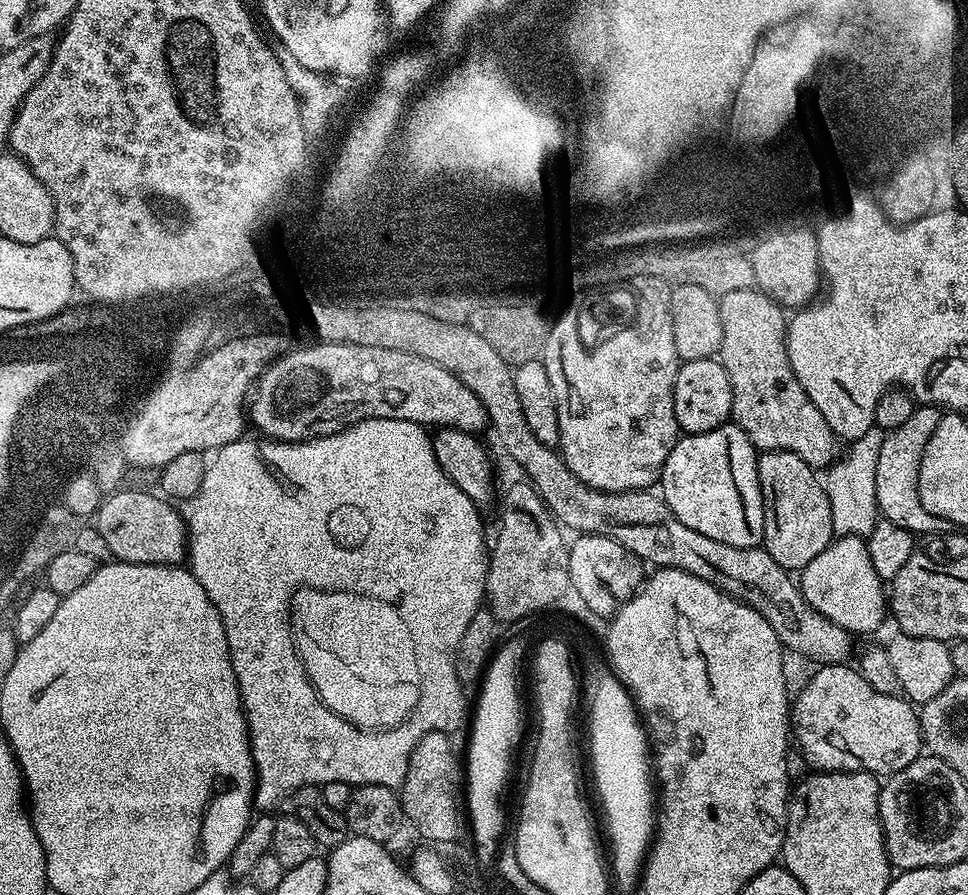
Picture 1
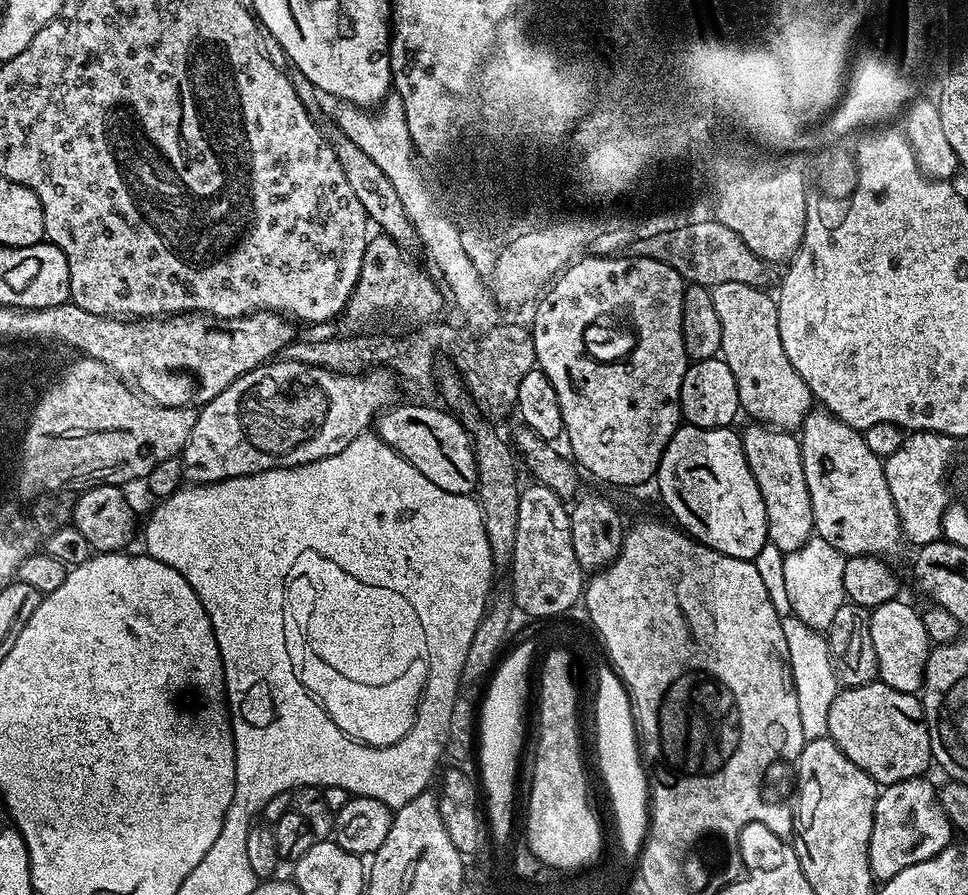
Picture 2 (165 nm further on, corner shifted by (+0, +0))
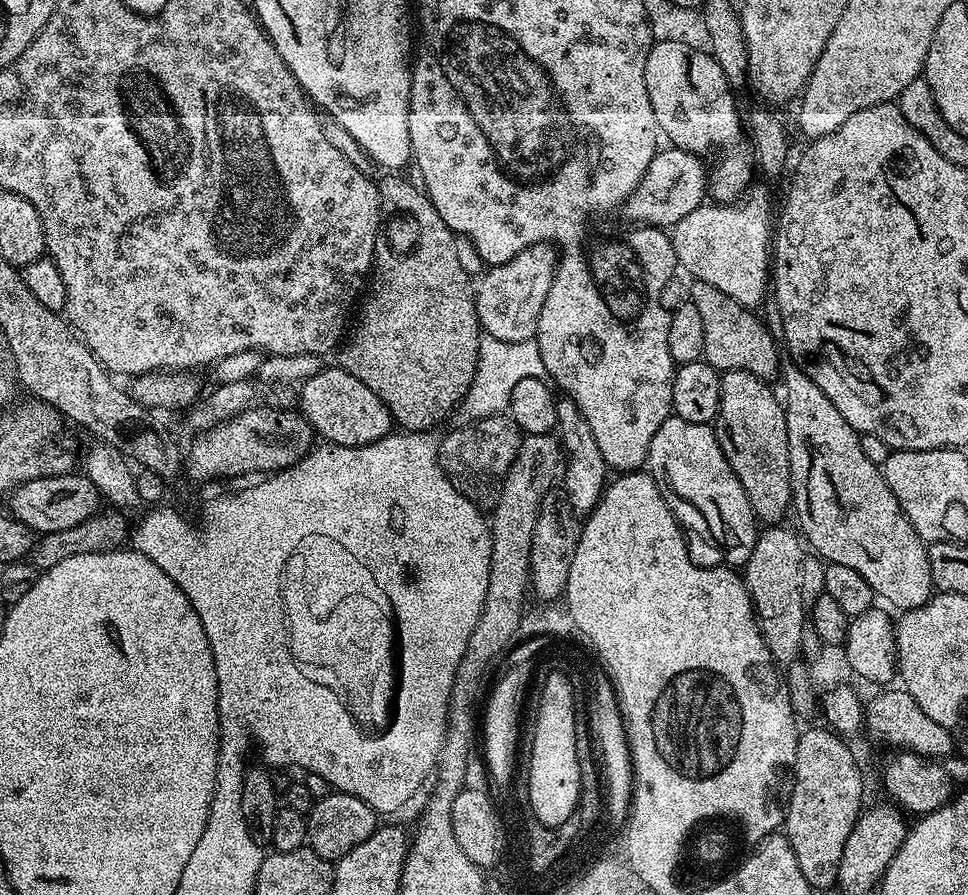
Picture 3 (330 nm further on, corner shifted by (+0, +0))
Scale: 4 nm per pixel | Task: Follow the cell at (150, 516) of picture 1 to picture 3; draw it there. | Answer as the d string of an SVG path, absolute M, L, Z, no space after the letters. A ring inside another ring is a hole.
M84 474L68 475L43 476L18 485L10 493L11 515L37 534L68 530L95 516L101 507L99 504L102 504L102 497L95 485Z

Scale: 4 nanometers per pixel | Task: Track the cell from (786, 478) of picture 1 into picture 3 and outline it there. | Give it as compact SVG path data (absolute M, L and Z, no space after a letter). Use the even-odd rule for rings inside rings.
M730 370L720 378L720 409L714 421L716 437L722 446L722 454L730 462L738 482L746 490L746 498L750 498L752 512L757 521L764 526L776 526L793 507L790 474L790 446L787 445L786 418L781 397L772 393L772 388L763 376L756 376L746 370Z

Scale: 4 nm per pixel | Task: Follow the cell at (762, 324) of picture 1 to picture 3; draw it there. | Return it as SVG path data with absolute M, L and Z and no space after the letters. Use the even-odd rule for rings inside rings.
M701 280L691 285L690 303L698 306L698 315L702 317L702 326L706 329L706 346L703 359L721 373L730 370L746 370L756 376L772 378L777 375L780 367L781 349L778 340L768 333L768 328L756 317L751 308L744 308L734 298L722 294L715 286L710 286ZM776 344L777 348L776 349Z

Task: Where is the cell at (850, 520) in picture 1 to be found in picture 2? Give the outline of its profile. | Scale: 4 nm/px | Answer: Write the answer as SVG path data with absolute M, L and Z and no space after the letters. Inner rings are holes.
M813 536L802 547L783 555L782 562L782 588L788 602L787 609L804 624L814 630L826 632L841 606L846 602L844 587L842 586L843 571L847 557L834 546L822 538Z

